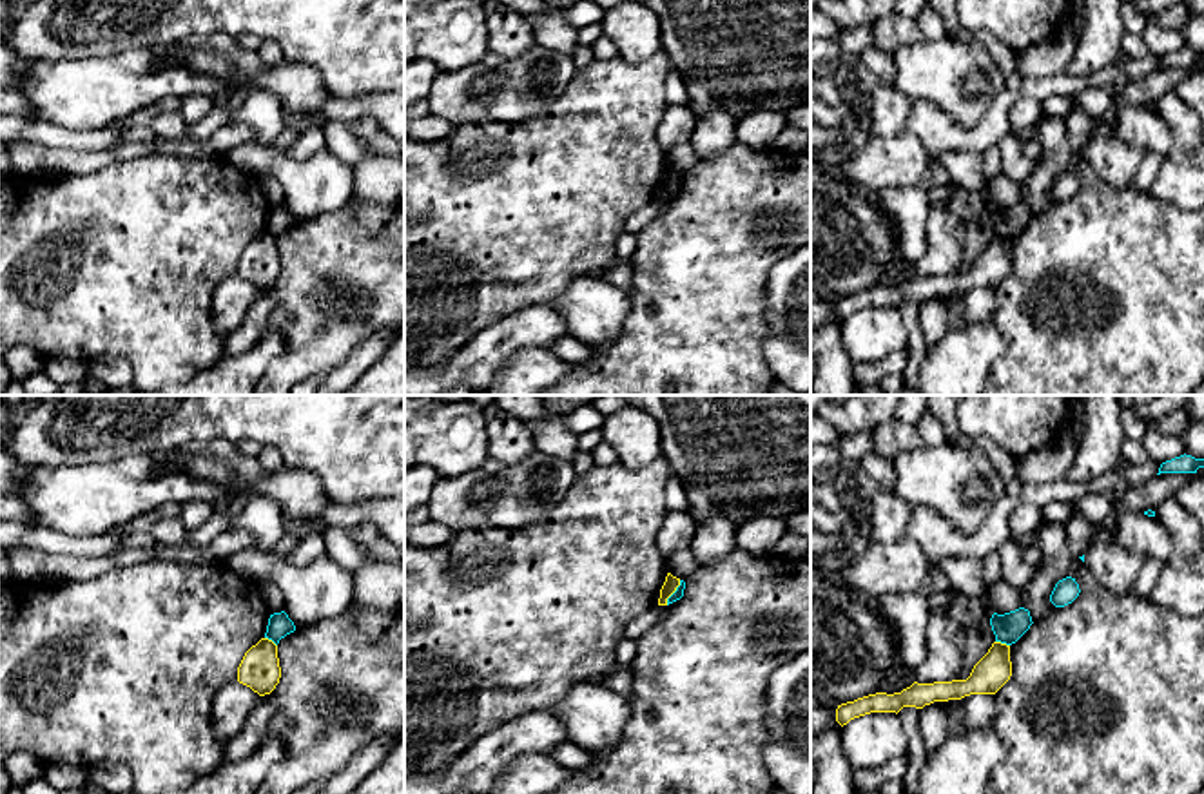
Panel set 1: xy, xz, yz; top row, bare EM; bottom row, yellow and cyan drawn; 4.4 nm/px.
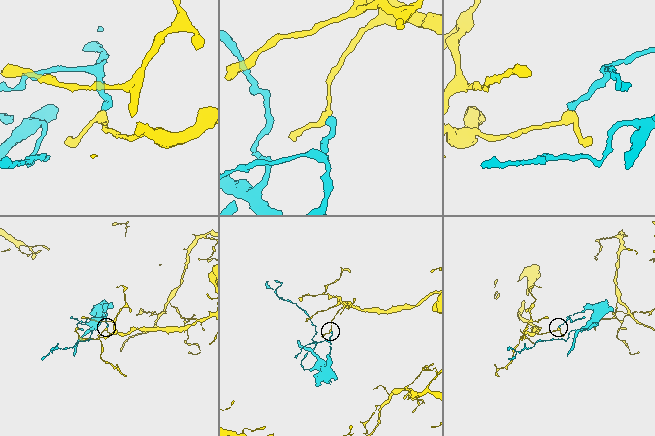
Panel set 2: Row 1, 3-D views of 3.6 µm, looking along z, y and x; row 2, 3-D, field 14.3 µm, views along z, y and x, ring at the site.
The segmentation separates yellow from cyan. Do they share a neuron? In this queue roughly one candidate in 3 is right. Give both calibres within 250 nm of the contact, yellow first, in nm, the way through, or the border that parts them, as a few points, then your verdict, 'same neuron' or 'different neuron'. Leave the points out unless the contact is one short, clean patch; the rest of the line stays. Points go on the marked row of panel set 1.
70 nm thick on the yellow side, 50 nm on the other; border along xz (680, 580), (666, 604); different neuron

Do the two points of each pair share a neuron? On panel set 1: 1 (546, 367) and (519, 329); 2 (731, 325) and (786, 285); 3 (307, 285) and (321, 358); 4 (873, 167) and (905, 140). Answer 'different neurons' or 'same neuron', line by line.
1: different neurons
2: different neurons
3: same neuron
4: same neuron

